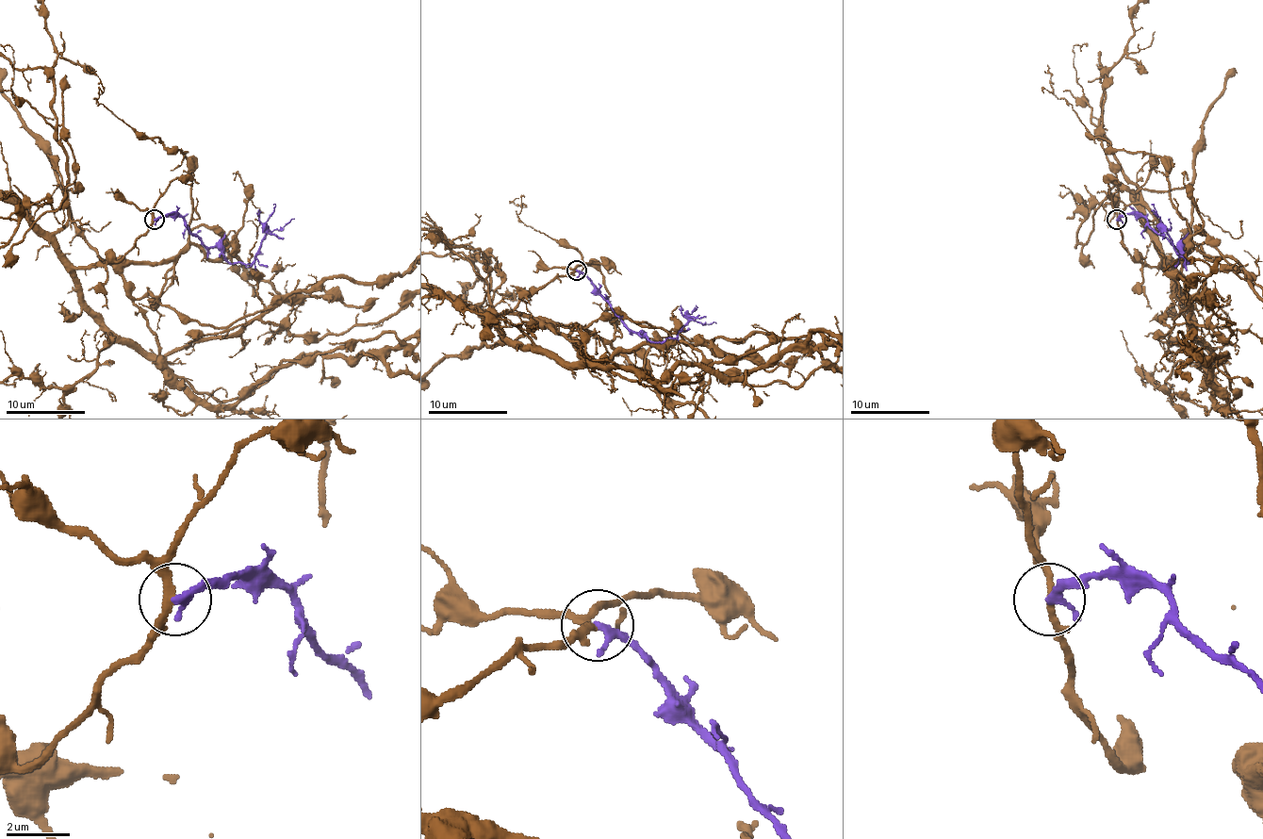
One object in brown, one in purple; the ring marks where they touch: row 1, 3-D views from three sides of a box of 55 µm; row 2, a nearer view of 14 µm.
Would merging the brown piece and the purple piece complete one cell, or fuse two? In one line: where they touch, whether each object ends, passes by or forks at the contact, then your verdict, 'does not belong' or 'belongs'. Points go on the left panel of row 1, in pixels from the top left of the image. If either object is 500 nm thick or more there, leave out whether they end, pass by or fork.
at (155, 220); brown passes by; purple passes by; does not belong

